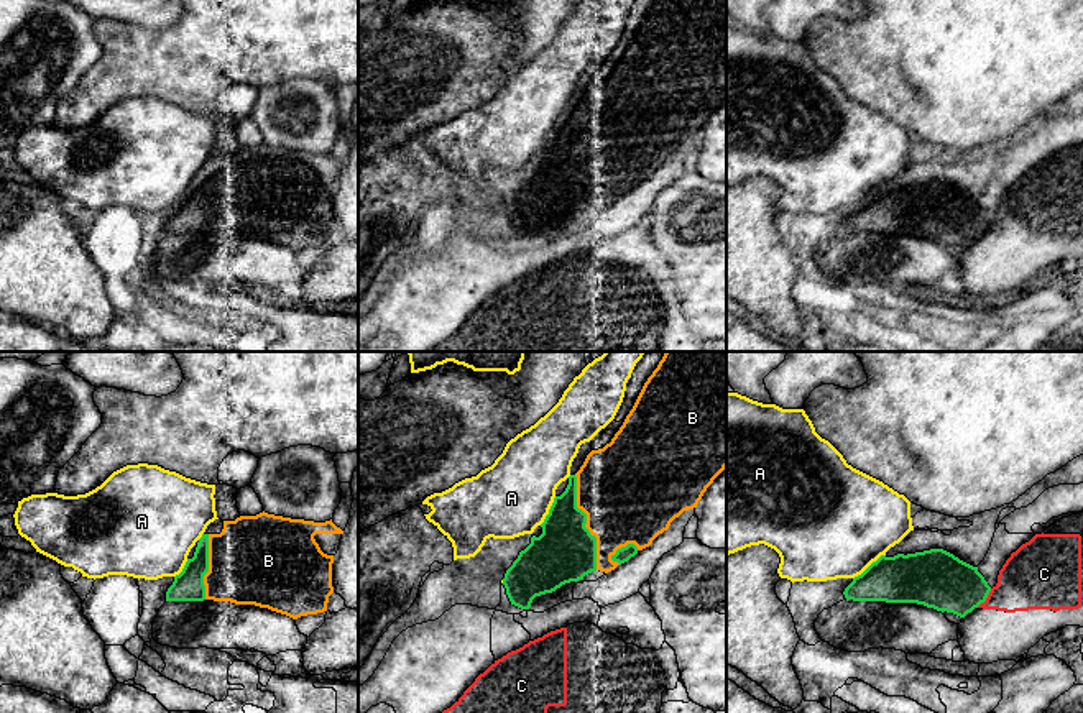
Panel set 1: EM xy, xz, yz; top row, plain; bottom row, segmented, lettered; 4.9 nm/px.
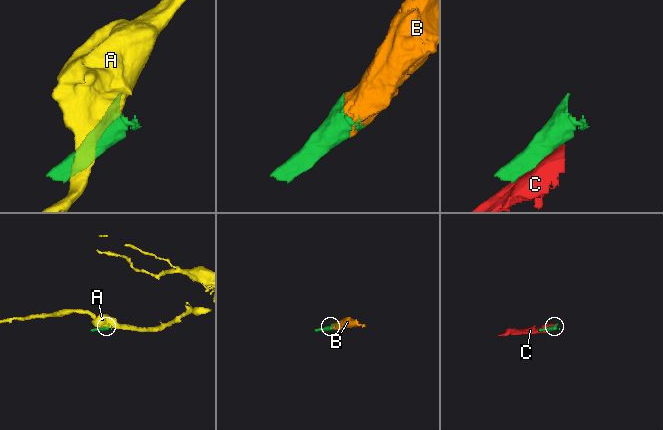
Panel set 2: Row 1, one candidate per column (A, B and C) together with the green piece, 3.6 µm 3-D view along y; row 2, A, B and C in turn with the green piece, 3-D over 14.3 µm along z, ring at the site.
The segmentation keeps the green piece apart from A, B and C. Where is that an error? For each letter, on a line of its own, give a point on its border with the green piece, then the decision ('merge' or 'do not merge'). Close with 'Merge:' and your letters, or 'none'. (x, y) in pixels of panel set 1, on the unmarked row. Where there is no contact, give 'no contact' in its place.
A: yz (870, 197) | do not merge
B: xz (585, 155) | merge
C: yz (986, 229) | do not merge
Merge: B

